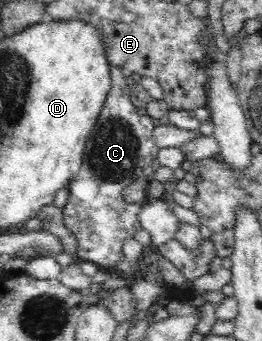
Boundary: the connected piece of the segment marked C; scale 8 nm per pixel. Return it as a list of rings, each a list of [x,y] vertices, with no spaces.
[[[112,66],[110,73],[110,91],[85,143],[80,169],[67,185],[67,203],[60,208],[64,227],[76,238],[74,256],[79,261],[102,267],[116,267],[124,260],[124,241],[142,230],[138,214],[144,203],[127,204],[122,198],[122,189],[143,177],[144,167],[151,165],[159,152],[153,140],[152,118],[136,112],[137,107],[130,100],[130,85],[120,69]]]

